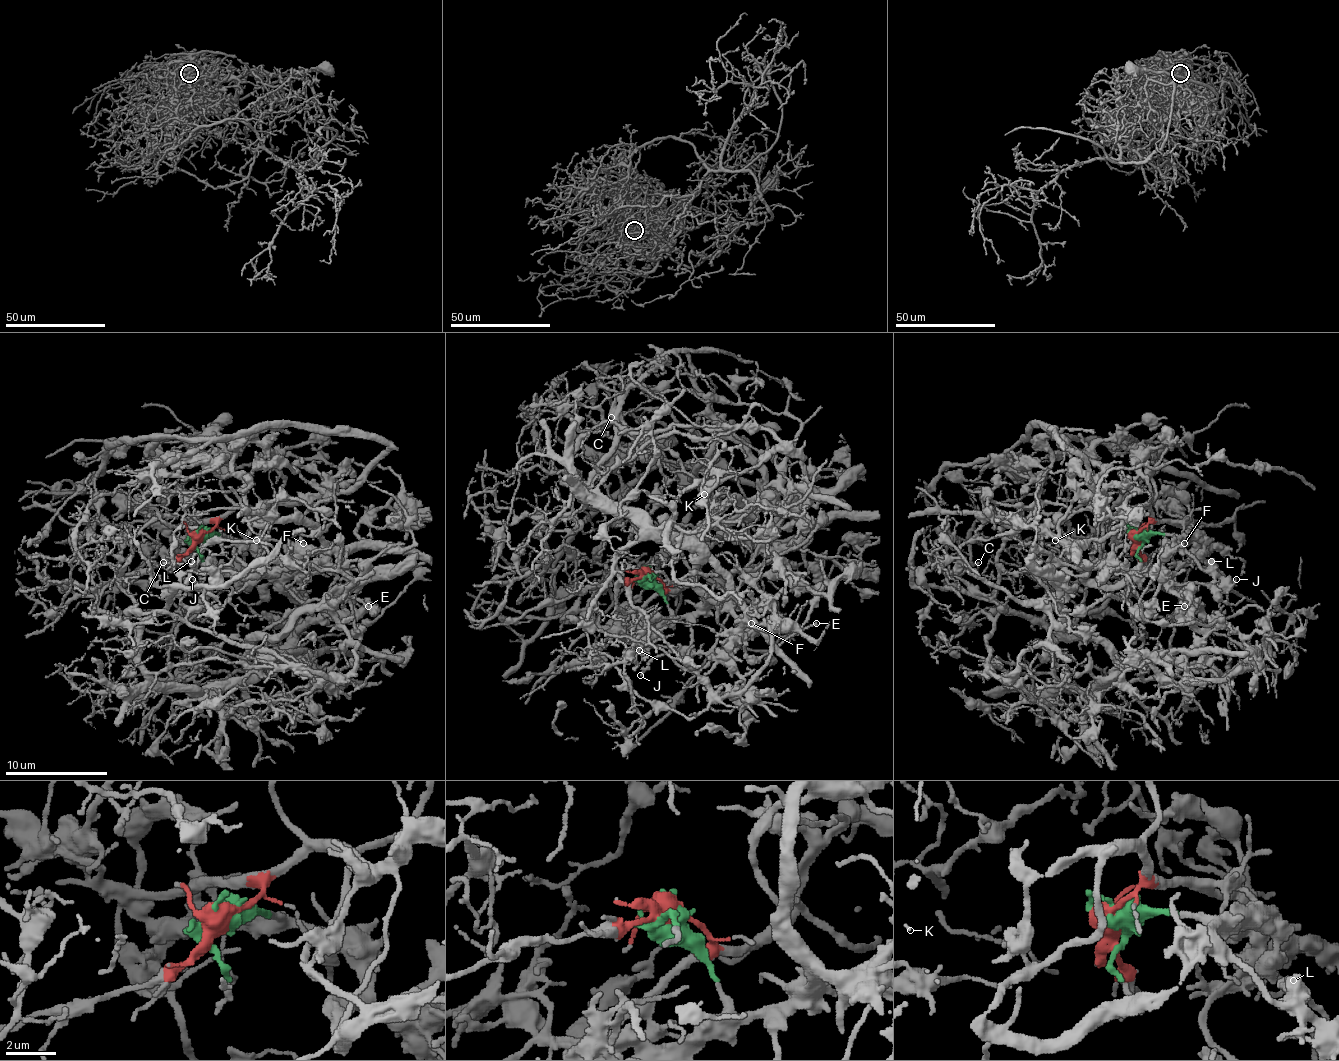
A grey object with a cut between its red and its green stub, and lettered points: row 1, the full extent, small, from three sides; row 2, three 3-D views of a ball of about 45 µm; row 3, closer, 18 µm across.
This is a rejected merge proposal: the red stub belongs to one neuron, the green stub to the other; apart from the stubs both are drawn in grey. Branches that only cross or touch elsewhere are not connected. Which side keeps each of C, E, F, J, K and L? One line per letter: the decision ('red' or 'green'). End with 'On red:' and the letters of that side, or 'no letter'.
C: red
E: green
F: green
J: green
K: red
L: green
On red: C, K

